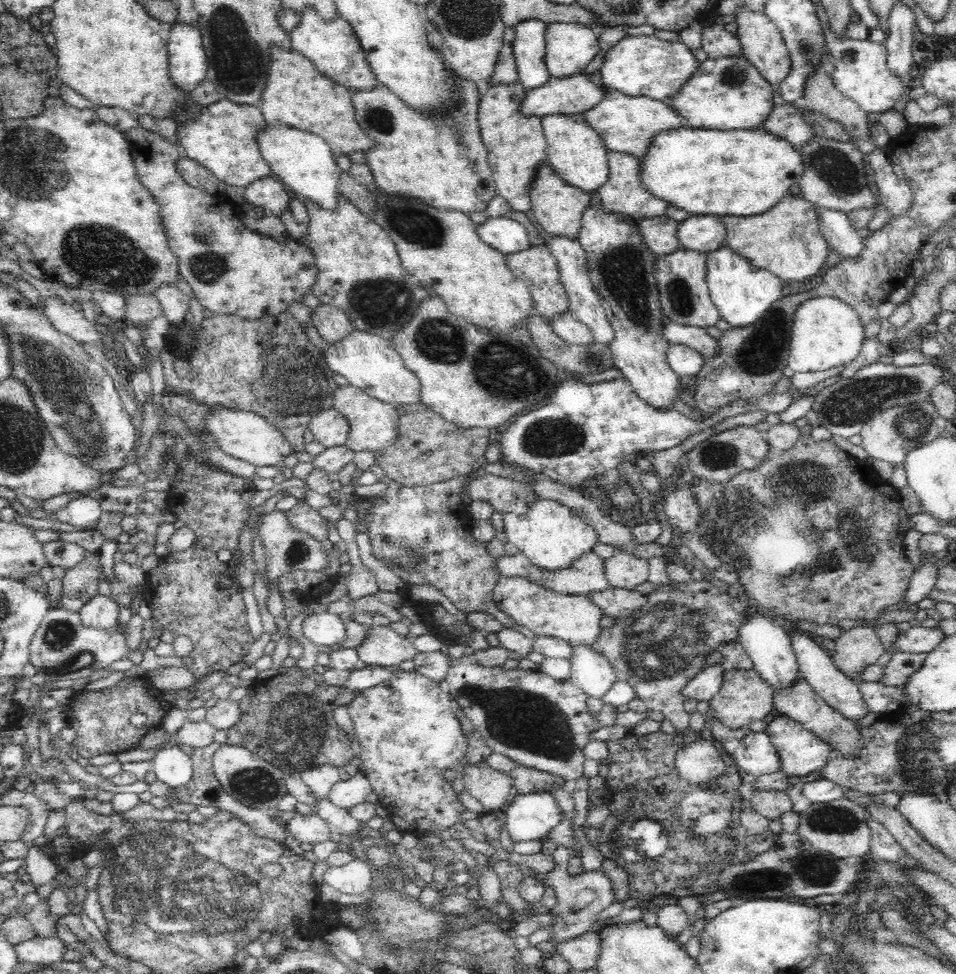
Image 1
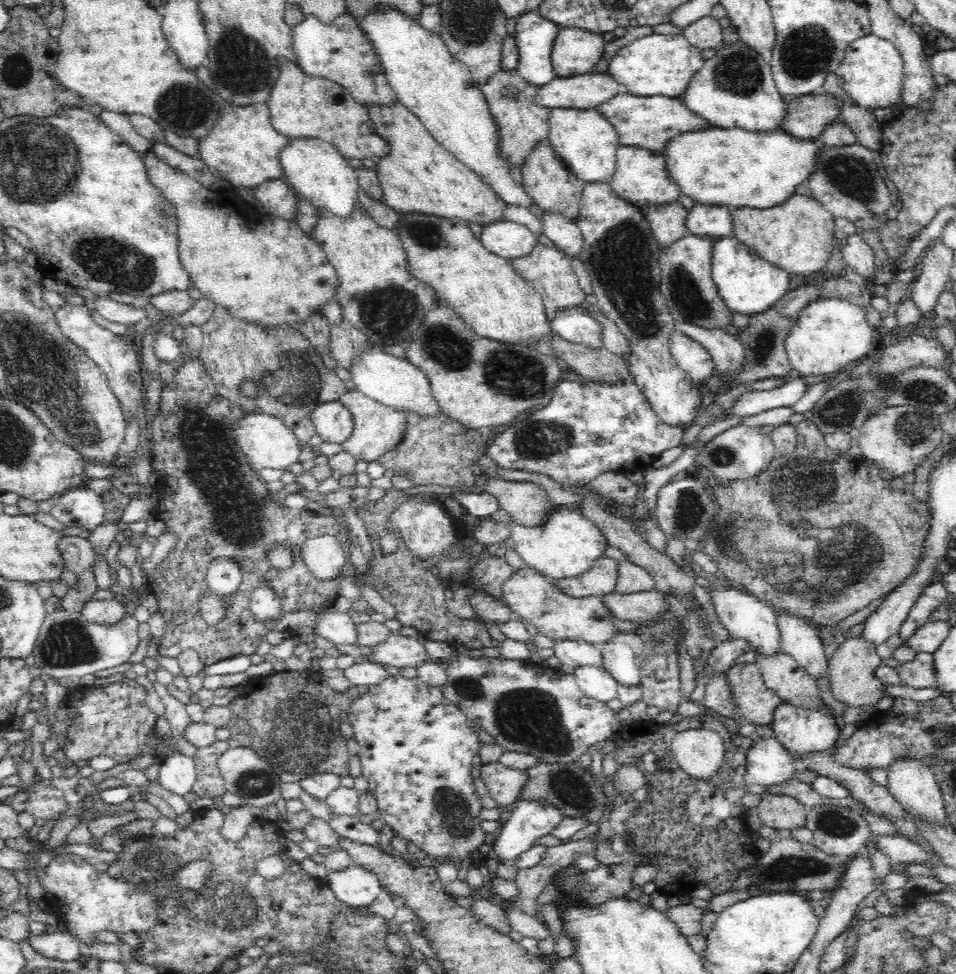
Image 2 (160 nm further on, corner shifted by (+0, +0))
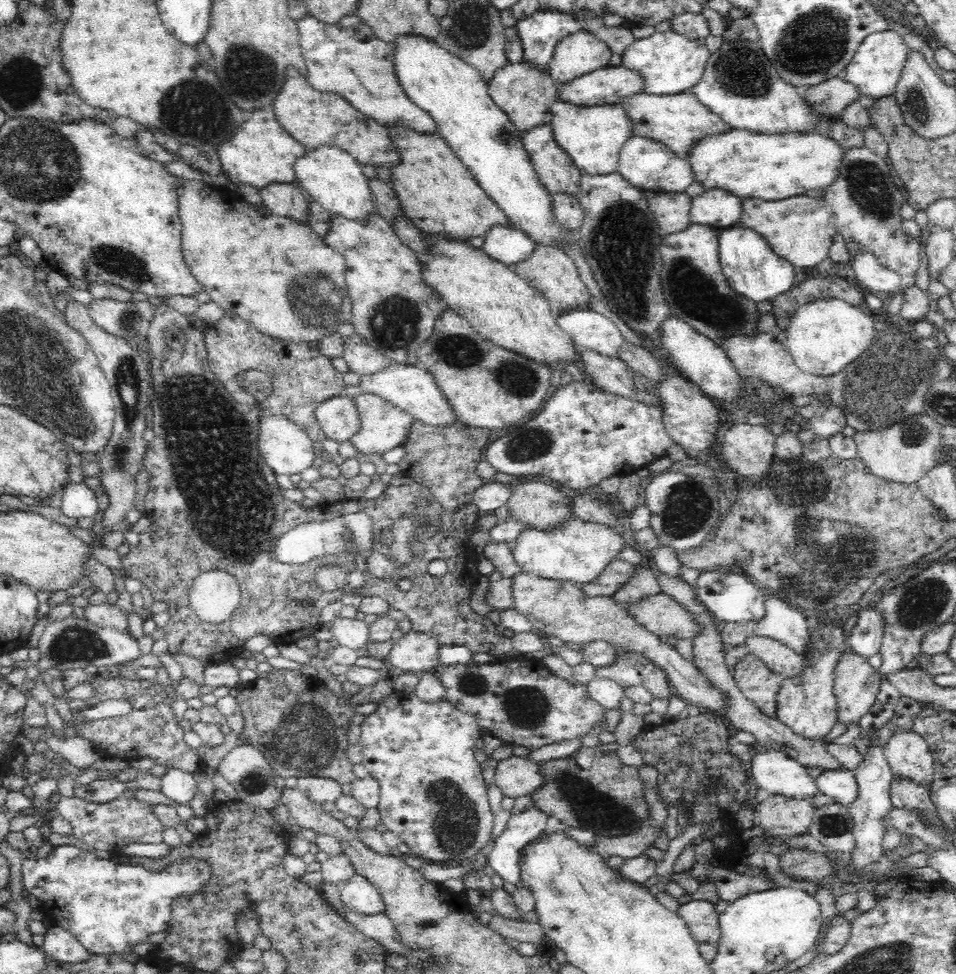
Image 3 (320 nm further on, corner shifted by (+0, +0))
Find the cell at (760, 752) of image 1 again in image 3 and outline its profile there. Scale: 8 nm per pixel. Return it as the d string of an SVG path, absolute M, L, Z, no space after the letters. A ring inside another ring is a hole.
M758 749L752 758L752 776L761 793L809 799L820 795L816 780L806 768L784 752Z

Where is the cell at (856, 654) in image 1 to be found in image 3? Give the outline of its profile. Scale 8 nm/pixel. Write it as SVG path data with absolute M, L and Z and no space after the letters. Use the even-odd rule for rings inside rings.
M848 649L835 669L833 692L837 699L838 722L842 722L845 728L848 724L859 724L862 716L868 714L872 704L876 702L876 696L880 692L880 684L882 684L882 679L878 675L878 670L872 668L864 657L860 657Z

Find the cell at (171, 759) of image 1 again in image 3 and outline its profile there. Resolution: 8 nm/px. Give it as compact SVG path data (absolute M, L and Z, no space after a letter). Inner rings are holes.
M168 766L166 774L161 777L161 791L179 805L190 805L192 799L200 796L198 782L192 773L176 766Z

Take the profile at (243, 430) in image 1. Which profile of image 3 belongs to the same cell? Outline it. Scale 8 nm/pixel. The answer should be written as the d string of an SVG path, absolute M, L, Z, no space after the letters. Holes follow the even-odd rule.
M281 416L261 417L259 420L258 454L277 475L286 474L289 477L312 467L314 459L319 457L319 452L314 449L314 441L306 432Z

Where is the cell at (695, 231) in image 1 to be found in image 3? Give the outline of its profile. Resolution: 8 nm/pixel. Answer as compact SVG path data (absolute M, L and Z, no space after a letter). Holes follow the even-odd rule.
M710 190L693 198L691 202L691 223L704 224L717 231L739 224L743 201L724 190Z

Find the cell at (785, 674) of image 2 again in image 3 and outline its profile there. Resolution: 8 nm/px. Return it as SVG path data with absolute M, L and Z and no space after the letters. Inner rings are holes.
M748 636L746 638L746 648L751 654L758 656L767 668L780 676L782 680L794 680L802 676L804 670L803 656L799 656L792 648L787 648L778 640Z

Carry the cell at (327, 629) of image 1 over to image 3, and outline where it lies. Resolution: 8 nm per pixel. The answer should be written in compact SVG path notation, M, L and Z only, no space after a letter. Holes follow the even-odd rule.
M338 615L327 626L332 631L335 645L353 648L359 652L371 642L369 626L363 620Z

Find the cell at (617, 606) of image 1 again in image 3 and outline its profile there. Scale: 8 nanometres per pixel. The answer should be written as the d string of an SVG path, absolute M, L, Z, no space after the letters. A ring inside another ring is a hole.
M660 593L643 597L638 604L630 604L626 614L658 637L694 639L701 630L698 621L674 597Z

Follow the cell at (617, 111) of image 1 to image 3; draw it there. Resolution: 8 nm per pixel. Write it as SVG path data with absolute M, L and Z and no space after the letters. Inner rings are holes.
M692 90L673 95L640 92L624 98L620 104L626 109L626 116L630 119L630 136L644 136L658 141L681 158L688 156L696 140L733 129L722 122L718 115L712 114L708 107L702 106L702 103L694 98Z

